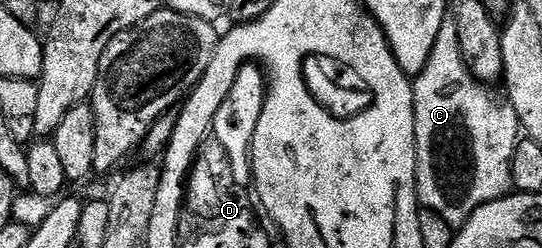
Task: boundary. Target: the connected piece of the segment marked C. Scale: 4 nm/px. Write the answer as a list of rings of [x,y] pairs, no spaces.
[[[452,21],[441,25],[435,48],[427,60],[427,68],[416,75],[413,83],[413,112],[416,136],[416,188],[418,203],[447,220],[449,226],[459,228],[475,208],[491,200],[504,198],[512,189],[511,160],[515,137],[509,131],[510,119],[501,115],[497,102],[489,98],[488,89],[470,74],[461,53],[459,38],[455,36]]]

